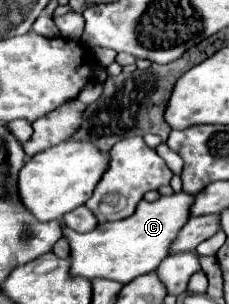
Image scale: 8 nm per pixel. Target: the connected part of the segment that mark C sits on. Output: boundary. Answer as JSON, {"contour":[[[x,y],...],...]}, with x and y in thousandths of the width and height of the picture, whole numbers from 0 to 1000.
{"contour":[[[773,632],[747,645],[703,645],[677,664],[616,658],[598,671],[598,691],[511,730],[432,737],[397,763],[328,763],[284,750],[284,783],[310,809],[310,908],[354,908],[380,921],[406,914],[467,914],[467,921],[520,921],[528,934],[572,928],[598,908],[668,895],[694,862],[729,842],[738,803],[764,789],[782,750],[825,717],[825,678],[843,664],[843,645],[808,632]]]}

